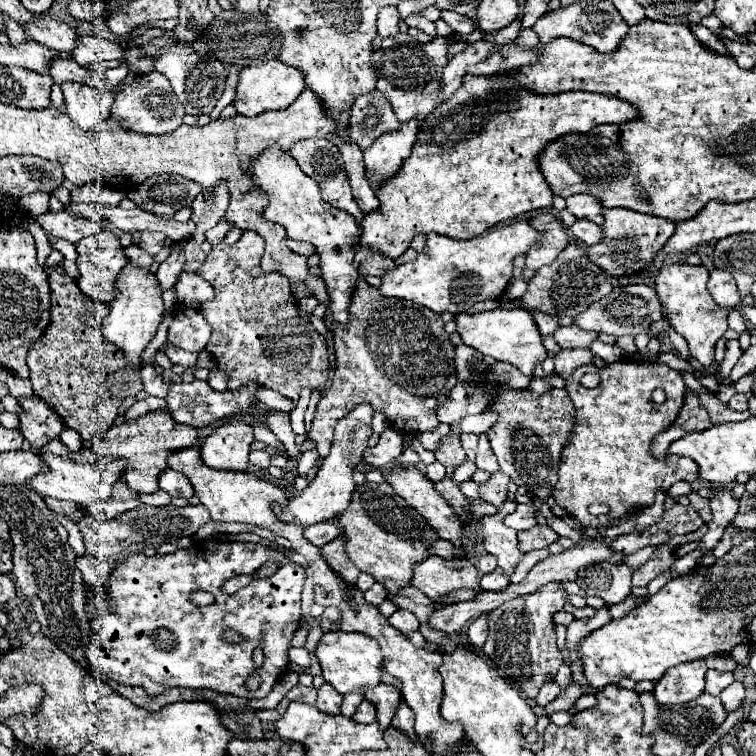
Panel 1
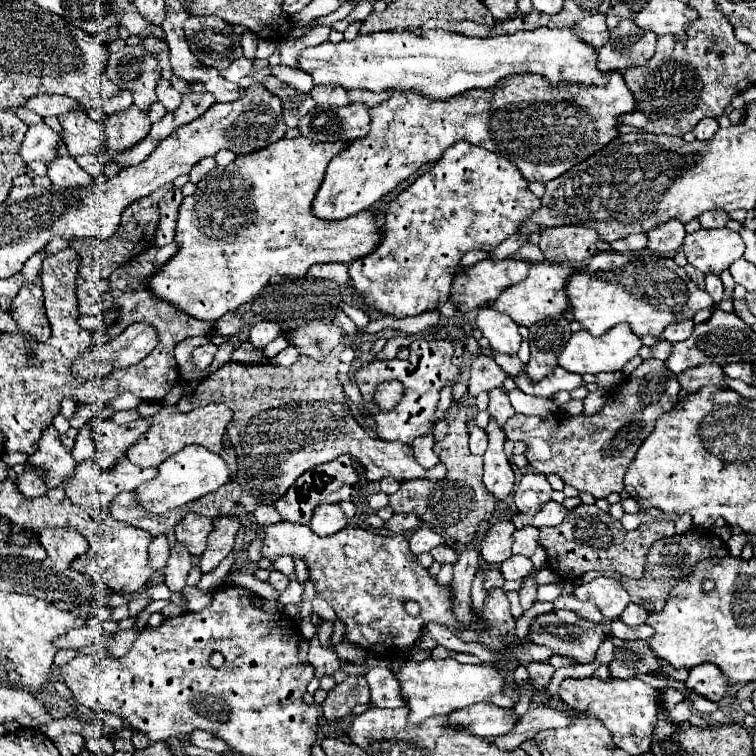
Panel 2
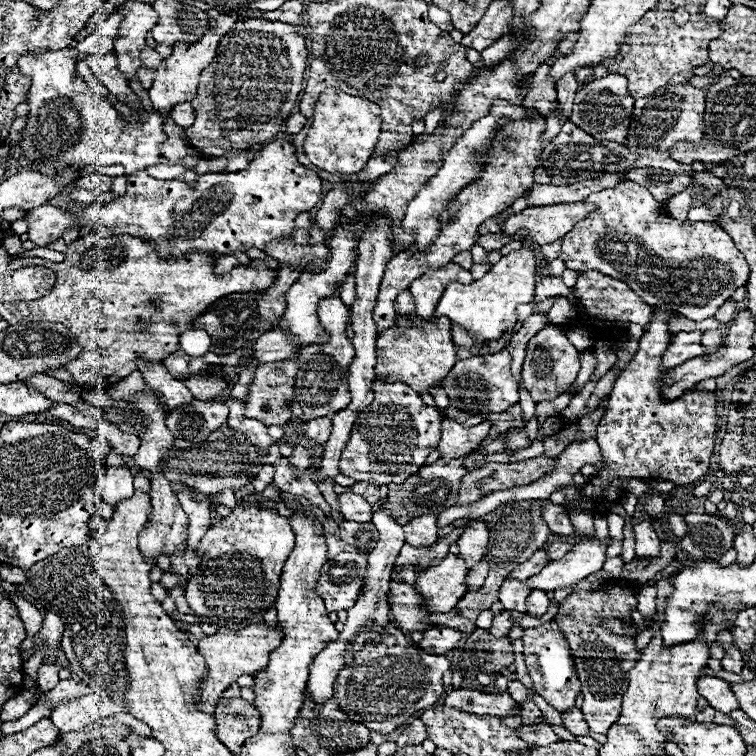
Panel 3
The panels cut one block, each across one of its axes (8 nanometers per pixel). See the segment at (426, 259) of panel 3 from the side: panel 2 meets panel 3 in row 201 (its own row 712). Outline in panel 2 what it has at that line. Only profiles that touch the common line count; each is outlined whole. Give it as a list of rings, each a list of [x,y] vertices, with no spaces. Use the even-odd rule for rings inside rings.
[[[490,702],[470,704],[448,716],[450,726],[468,728],[476,736],[504,736],[514,724],[518,724],[518,720],[520,716],[514,708],[500,708]]]

